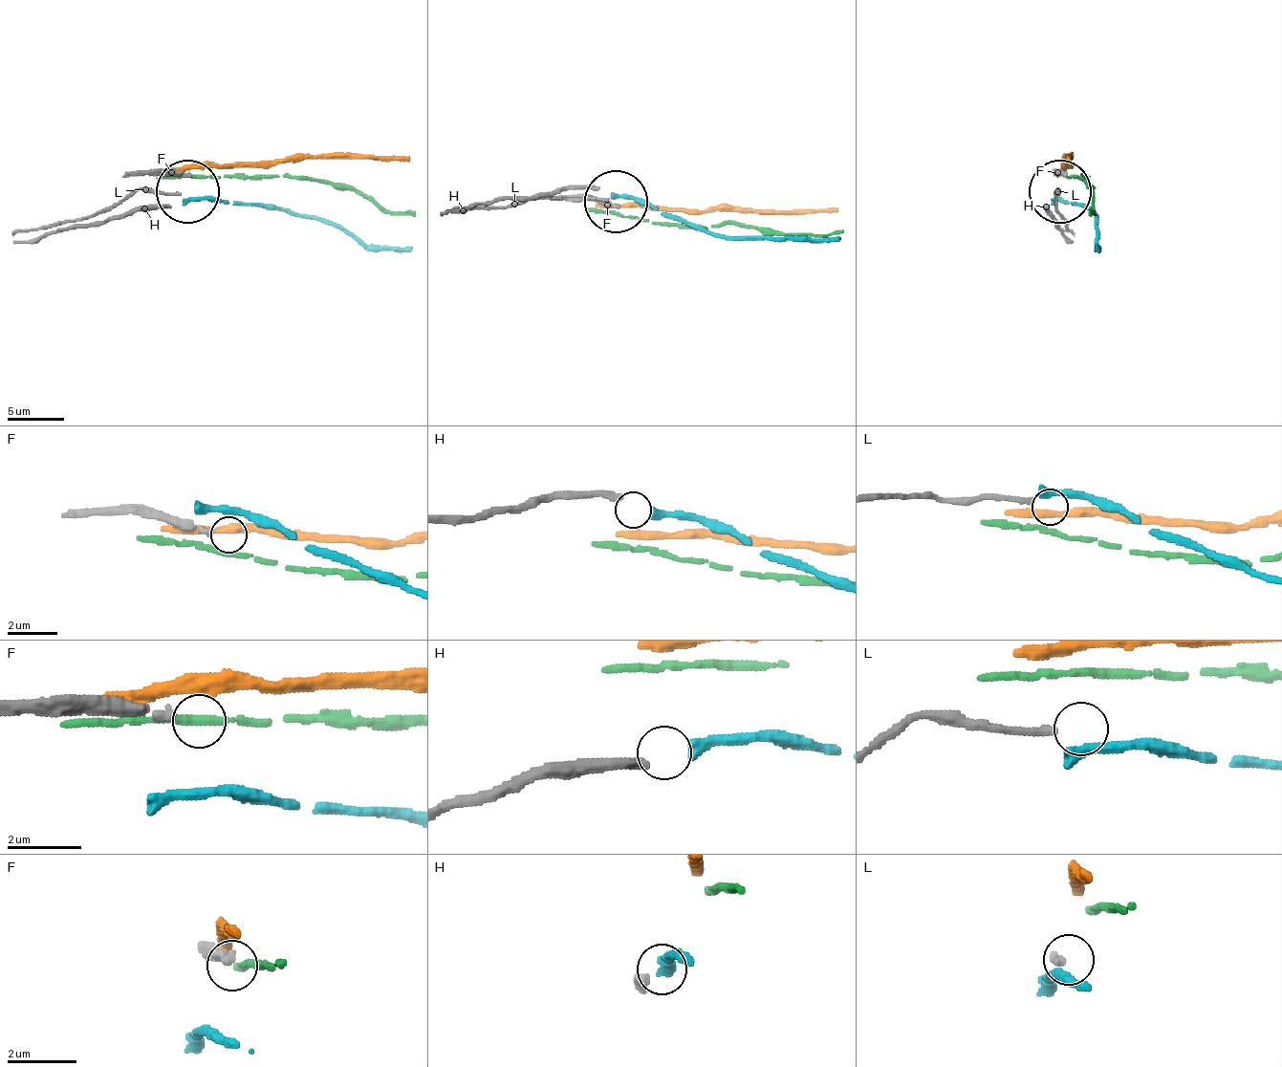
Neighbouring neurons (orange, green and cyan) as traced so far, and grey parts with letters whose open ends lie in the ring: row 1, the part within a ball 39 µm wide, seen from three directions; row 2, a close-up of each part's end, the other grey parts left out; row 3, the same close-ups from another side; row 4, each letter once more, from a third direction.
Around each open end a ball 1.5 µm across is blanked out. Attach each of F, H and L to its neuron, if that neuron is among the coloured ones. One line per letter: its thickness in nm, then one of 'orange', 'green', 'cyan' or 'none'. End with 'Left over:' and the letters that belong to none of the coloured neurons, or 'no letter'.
F: 190 nm | none
H: 280 nm | cyan
L: 200 nm | none
Left over: F, L

